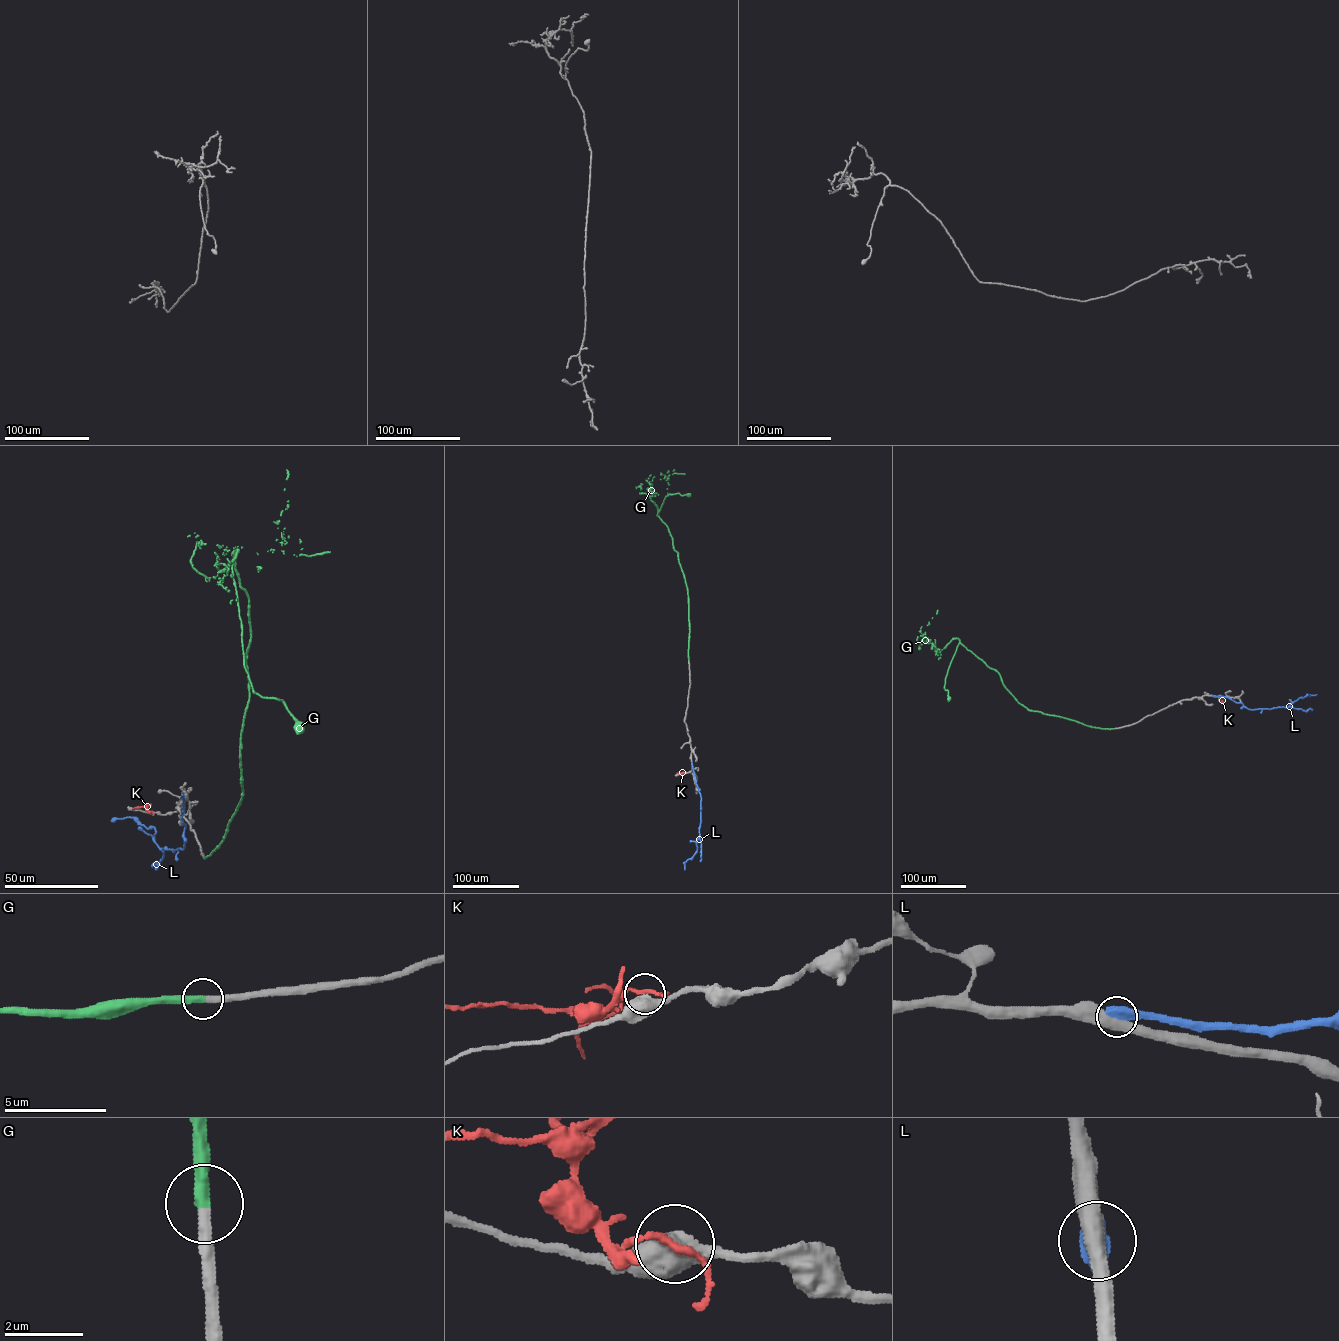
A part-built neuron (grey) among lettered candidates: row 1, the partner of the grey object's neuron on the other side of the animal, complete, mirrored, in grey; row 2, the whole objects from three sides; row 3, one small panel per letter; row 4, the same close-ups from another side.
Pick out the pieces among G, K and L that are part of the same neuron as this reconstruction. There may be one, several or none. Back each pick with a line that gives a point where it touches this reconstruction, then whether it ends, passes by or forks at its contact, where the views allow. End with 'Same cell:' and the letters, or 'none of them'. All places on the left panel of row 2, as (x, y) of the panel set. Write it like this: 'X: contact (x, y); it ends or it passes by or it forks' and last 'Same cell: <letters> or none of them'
G: contact (204, 858); it ends
Same cell: G

